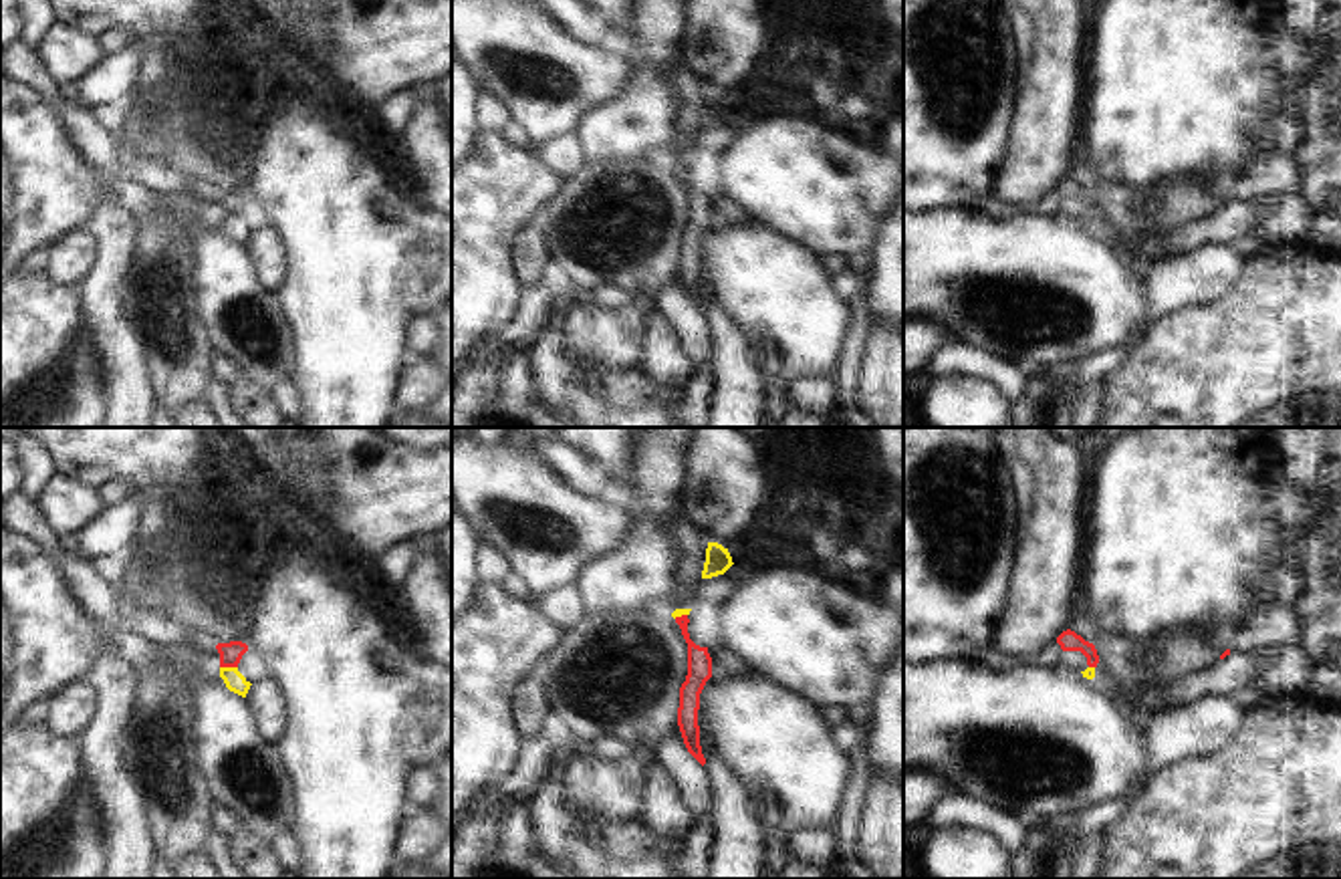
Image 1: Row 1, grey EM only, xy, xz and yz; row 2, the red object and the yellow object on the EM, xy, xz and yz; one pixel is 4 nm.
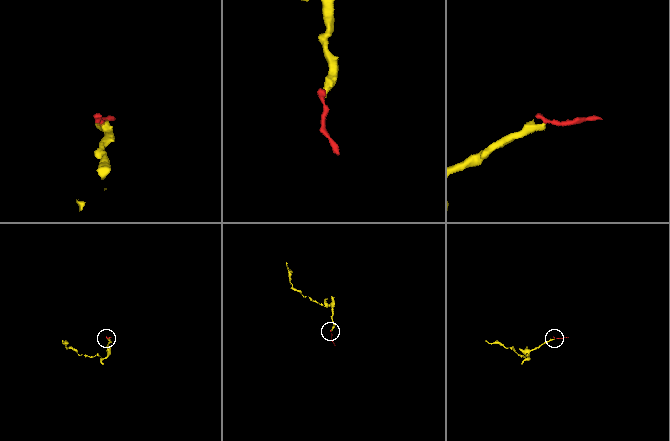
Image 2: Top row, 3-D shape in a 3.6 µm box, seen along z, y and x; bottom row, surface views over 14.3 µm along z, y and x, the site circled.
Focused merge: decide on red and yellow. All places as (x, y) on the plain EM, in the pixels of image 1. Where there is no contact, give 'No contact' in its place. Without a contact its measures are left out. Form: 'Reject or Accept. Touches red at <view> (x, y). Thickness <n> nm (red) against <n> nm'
Reject. Touches red at xy (228, 214). Thickness 90 nm (red) against 80 nm.

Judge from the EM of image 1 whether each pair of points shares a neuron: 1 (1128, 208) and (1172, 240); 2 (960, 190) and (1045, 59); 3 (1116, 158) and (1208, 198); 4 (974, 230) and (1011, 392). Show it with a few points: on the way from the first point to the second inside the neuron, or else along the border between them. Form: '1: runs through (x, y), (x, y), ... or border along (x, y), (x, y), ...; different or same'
1: border along (1206, 216), (1140, 240), (1132, 240), (1116, 230); different
2: border along (1021, 63), (1021, 81), (1005, 156); different
3: border along (1216, 180), (1122, 184); different
4: border along (958, 341), (1011, 359), (1027, 378); different

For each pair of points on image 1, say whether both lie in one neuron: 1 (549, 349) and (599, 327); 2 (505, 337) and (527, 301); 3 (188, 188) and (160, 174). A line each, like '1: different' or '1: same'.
1: different
2: same
3: same

